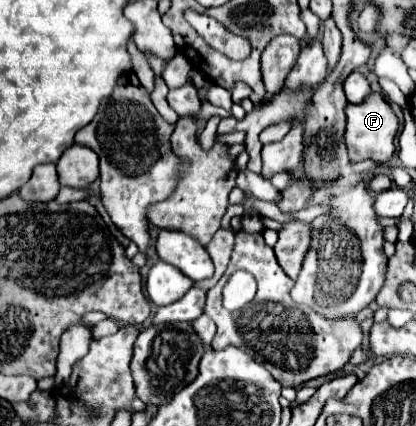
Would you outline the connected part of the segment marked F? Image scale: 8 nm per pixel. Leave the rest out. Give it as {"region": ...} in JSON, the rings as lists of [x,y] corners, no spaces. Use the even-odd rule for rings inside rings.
{"region":[[[371,91],[365,101],[357,103],[357,105],[347,105],[347,131],[345,131],[345,143],[349,149],[349,157],[351,163],[363,161],[363,159],[371,159],[375,163],[385,163],[391,159],[393,151],[395,151],[395,135],[399,131],[399,119],[395,115],[395,111],[391,109],[391,105],[385,101],[385,97],[381,93]]]}

